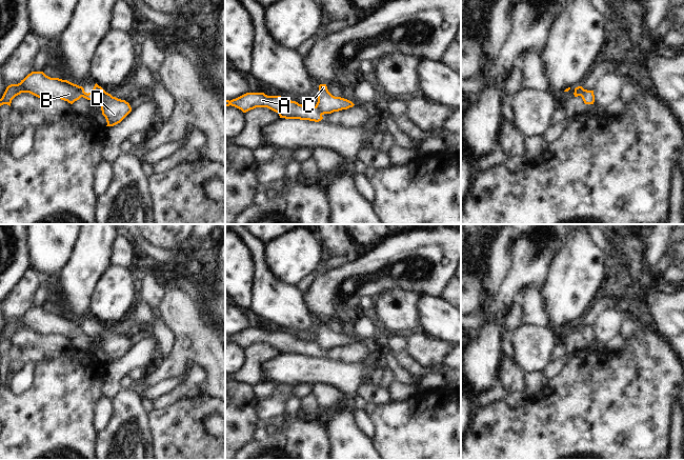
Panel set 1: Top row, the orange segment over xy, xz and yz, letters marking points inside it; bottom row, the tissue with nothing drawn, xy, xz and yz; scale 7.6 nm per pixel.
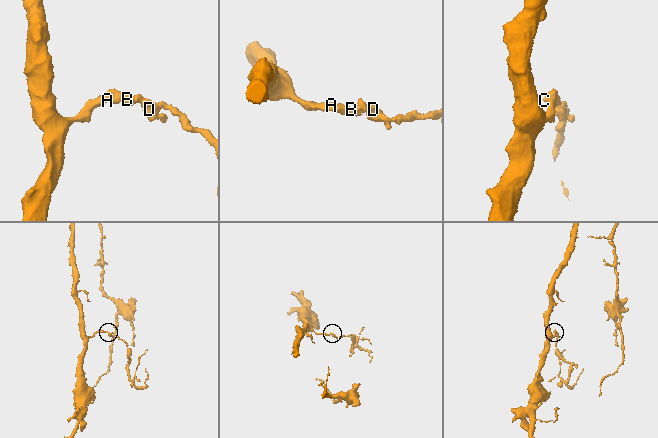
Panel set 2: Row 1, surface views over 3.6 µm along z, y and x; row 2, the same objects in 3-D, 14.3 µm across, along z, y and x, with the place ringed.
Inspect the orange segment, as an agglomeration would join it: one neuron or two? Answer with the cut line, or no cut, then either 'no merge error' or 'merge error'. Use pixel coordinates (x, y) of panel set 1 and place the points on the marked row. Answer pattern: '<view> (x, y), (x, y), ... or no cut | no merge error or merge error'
xy (79, 86), (79, 93), (82, 96) | merge error

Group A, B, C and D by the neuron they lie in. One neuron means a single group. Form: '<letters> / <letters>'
A B / C D

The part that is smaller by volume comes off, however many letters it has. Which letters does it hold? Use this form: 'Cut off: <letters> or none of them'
Cut off: C, D

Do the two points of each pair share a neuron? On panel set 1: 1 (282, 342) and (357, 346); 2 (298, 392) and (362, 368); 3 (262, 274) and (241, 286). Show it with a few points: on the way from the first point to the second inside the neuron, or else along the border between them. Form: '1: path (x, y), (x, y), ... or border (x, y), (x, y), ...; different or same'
1: path (301, 347), (308, 347), (317, 353), (338, 353); same
2: border (312, 384), (295, 384), (293, 386); different
3: border (249, 255), (254, 267), (250, 303); different

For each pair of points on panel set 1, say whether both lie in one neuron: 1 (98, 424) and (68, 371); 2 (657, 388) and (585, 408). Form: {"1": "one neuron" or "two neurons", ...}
{"1": "two neurons", "2": "one neuron"}

